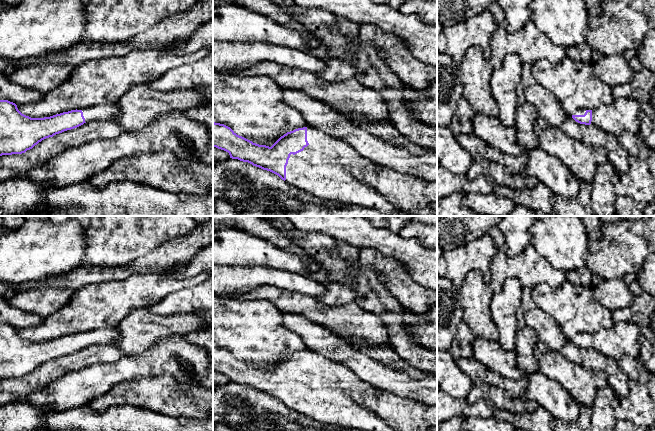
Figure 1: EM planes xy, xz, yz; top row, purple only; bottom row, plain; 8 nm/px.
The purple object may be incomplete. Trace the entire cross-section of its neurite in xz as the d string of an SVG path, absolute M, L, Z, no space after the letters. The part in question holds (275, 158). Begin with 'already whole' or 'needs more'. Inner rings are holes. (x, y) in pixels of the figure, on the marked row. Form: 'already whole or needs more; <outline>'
needs more; M213 122L213 147L228 152L232 159L248 162L270 171L292 188L317 199L373 208L383 215L408 215L408 212L400 210L391 203L387 196L380 194L352 175L352 170L374 170L377 166L374 162L362 157L345 141L332 137L317 128L308 126L287 132L269 147L253 143L237 135L230 127Z

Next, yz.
needs more; M631 98L615 99L610 105L603 105L594 110L578 110L572 118L585 125L594 125L619 137L624 132L638 133L640 128L639 103Z

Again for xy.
needs more; M0 100L0 156L25 153L46 138L77 128L86 122L94 120L114 121L119 115L120 109L117 102L114 102L90 106L82 110L71 110L50 117L31 118L22 114L15 103Z

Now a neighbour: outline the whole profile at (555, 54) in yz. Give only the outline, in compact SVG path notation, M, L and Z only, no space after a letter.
M532 21L513 33L508 32L506 23L502 22L494 30L489 44L491 56L488 60L493 70L502 65L508 54L517 54L522 63L530 64L540 59L557 64L566 57L566 48L552 43Z

